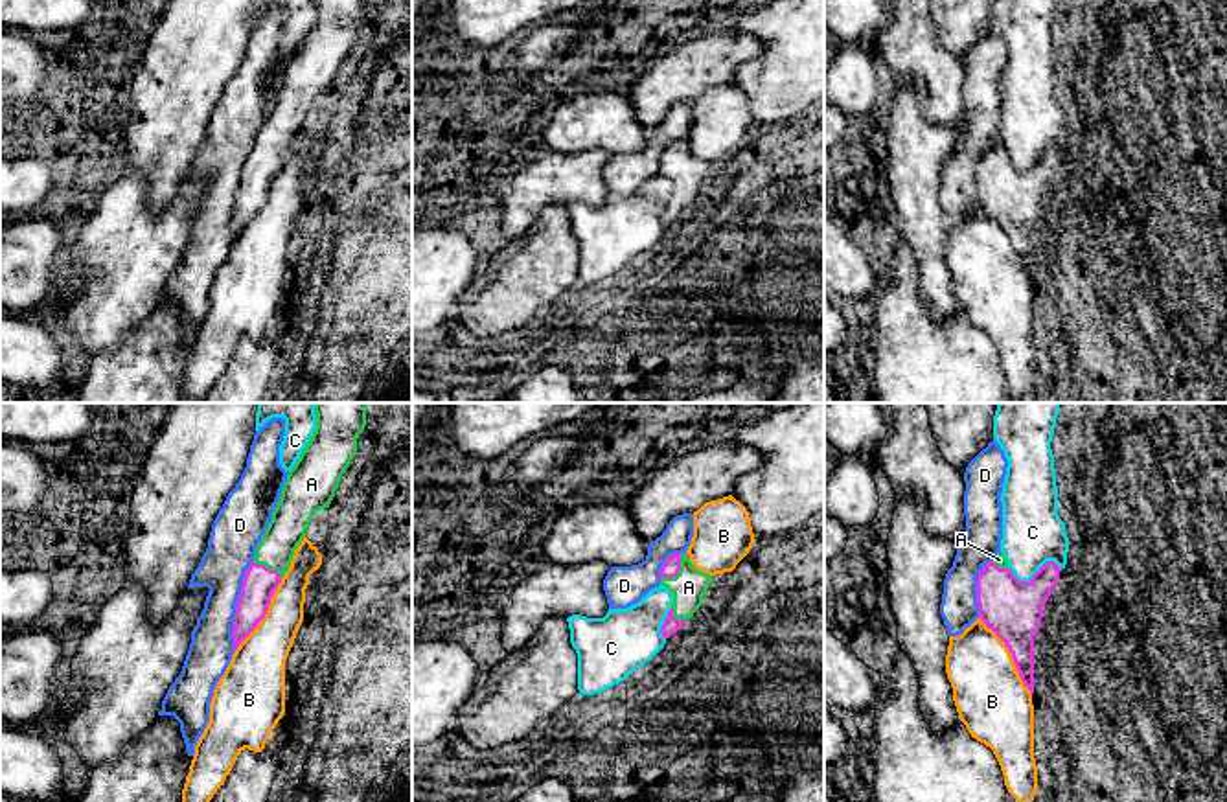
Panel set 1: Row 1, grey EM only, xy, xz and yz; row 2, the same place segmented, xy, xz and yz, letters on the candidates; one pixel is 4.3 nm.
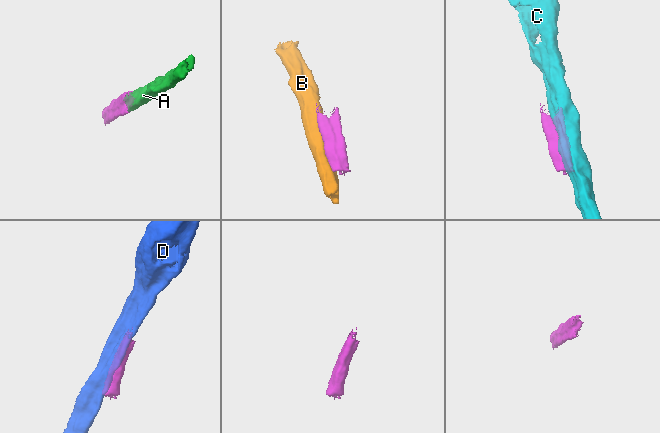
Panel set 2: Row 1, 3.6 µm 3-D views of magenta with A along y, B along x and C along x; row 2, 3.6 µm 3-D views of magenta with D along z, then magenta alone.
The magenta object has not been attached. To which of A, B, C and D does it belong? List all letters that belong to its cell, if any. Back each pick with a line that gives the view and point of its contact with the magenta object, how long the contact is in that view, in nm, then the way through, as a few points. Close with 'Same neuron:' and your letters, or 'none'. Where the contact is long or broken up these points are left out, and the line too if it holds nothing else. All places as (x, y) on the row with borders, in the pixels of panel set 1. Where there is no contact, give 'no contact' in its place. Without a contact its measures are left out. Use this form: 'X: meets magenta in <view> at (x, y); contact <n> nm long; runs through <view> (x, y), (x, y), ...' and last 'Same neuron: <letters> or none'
A: meets magenta in xz at (679, 569); contact 170 nm long; runs through xz (672, 565), (679, 569), (688, 587)
Same neuron: A

